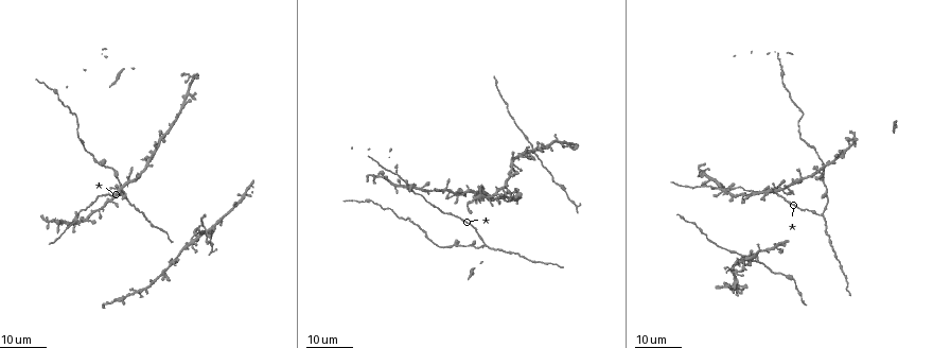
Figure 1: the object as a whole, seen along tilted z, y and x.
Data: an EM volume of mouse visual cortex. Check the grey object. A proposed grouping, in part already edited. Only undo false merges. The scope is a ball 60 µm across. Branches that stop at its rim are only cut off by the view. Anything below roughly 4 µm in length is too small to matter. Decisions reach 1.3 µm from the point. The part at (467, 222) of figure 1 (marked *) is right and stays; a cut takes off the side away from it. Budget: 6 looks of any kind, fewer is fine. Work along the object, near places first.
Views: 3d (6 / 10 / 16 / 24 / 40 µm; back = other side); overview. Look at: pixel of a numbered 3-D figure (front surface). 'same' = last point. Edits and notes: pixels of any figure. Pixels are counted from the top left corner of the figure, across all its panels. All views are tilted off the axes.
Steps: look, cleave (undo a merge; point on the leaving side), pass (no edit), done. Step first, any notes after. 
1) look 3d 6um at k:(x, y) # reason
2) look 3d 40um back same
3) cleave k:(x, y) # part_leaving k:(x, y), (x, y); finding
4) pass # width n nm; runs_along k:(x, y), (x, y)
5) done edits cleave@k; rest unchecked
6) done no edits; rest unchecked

look 3d 16um at 1:(823, 214) # branch point

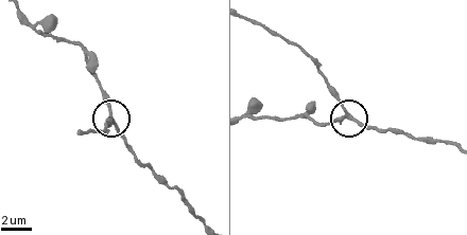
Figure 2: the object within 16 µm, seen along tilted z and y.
look 3d 6um at 2:(348, 117)

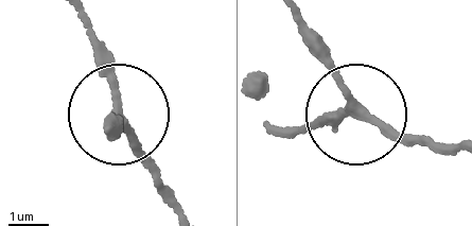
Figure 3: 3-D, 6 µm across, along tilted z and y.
look 3d 6um back at 3:(357, 109) # from behind

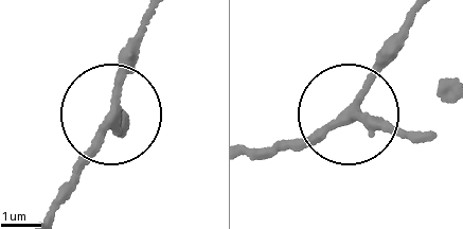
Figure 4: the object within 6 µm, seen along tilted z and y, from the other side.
pass # arms 3; runs_along 4:(409, 22), (350, 113), (403, 131); one neuron here

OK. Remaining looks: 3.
look 3d 24um at 1:(400, 186) # four or more arms meet

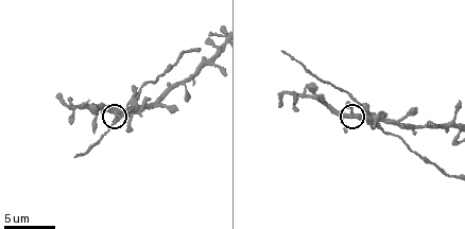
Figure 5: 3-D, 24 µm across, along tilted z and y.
look 3d 10um at 5:(349, 113)

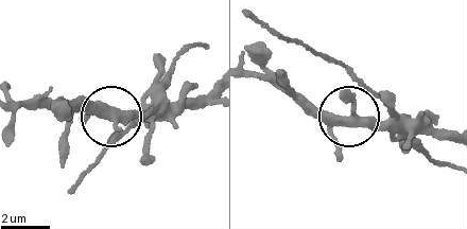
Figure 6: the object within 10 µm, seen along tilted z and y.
pass # all the same neuron

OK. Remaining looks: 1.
done no edits; rest unchecked

